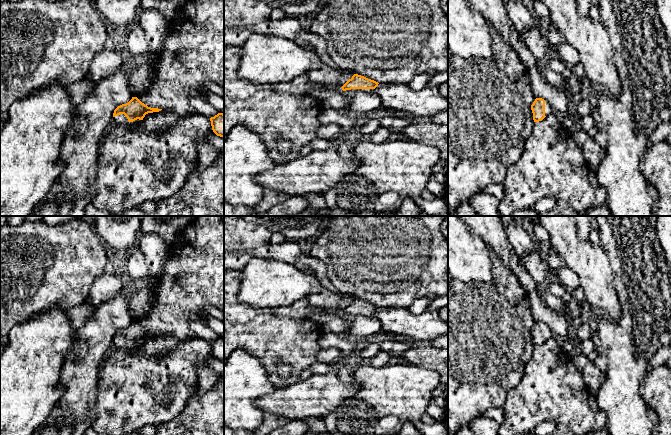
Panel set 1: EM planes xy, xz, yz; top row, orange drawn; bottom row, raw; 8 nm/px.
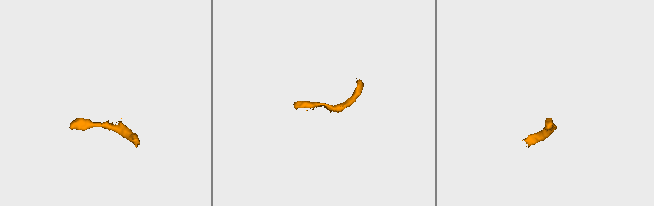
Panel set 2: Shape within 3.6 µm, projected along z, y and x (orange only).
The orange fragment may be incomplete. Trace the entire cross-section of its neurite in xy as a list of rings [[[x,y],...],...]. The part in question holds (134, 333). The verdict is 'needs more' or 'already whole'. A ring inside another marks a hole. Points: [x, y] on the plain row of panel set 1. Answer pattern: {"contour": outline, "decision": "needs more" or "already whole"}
{"contour": [[[132,321],[128,327],[122,328],[114,334],[113,346],[115,348],[125,348],[137,343],[143,344],[146,338],[159,336],[161,334],[162,333],[148,331],[137,321]]], "decision": "needs more"}

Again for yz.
{"contour": [[[536,322],[531,329],[534,346],[539,346],[550,339],[553,335],[548,326],[542,322]]], "decision": "needs more"}

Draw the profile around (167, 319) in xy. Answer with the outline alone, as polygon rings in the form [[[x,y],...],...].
[[[197,216],[183,230],[179,231],[174,242],[169,245],[170,256],[166,260],[162,274],[156,278],[156,289],[153,291],[154,303],[148,315],[137,322],[159,336],[148,337],[142,344],[133,347],[141,349],[147,355],[158,356],[171,351],[179,343],[196,338],[189,331],[191,321],[206,324],[201,313],[206,313],[203,306],[207,303],[224,309],[224,221],[222,216]]]

